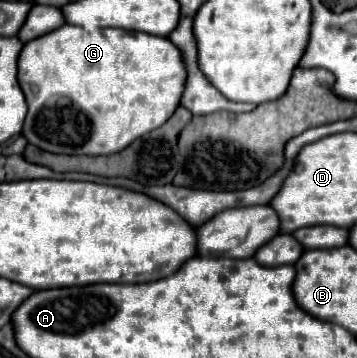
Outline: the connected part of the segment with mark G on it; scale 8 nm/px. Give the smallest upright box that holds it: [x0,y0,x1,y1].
[19,24,185,156]

